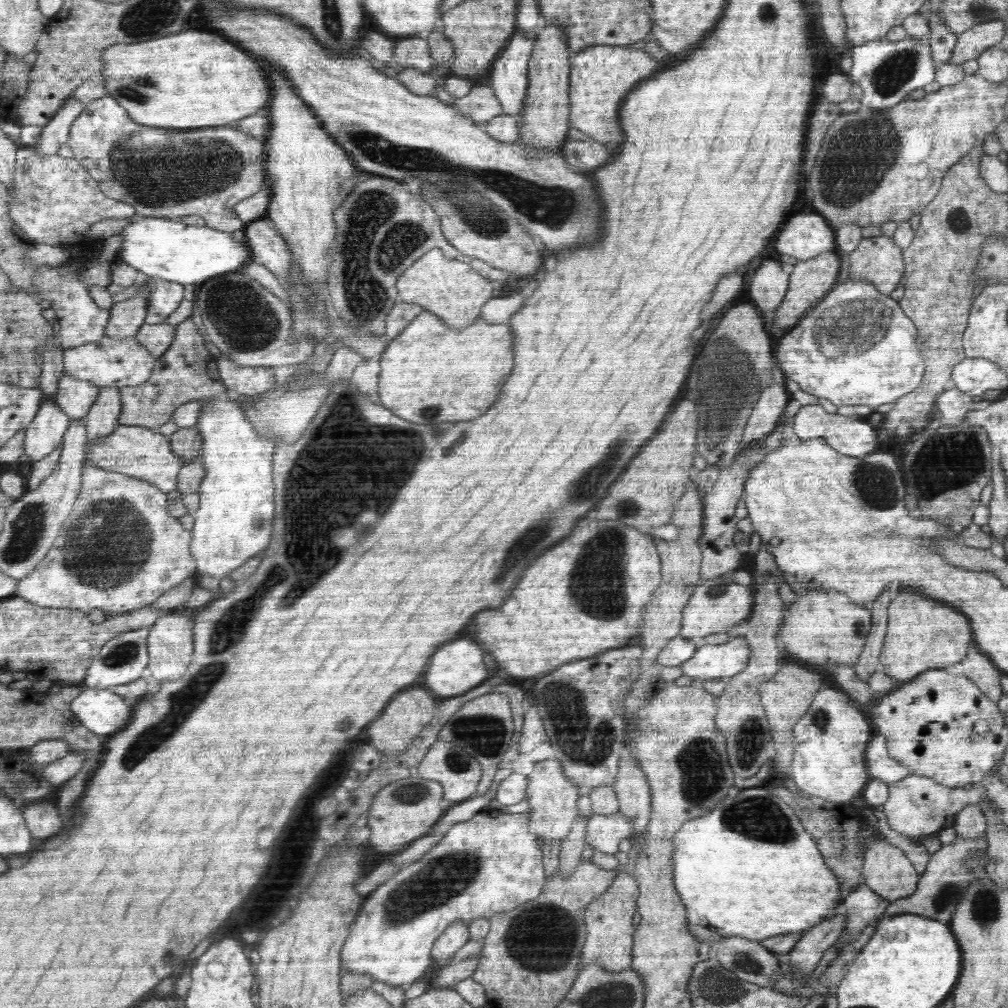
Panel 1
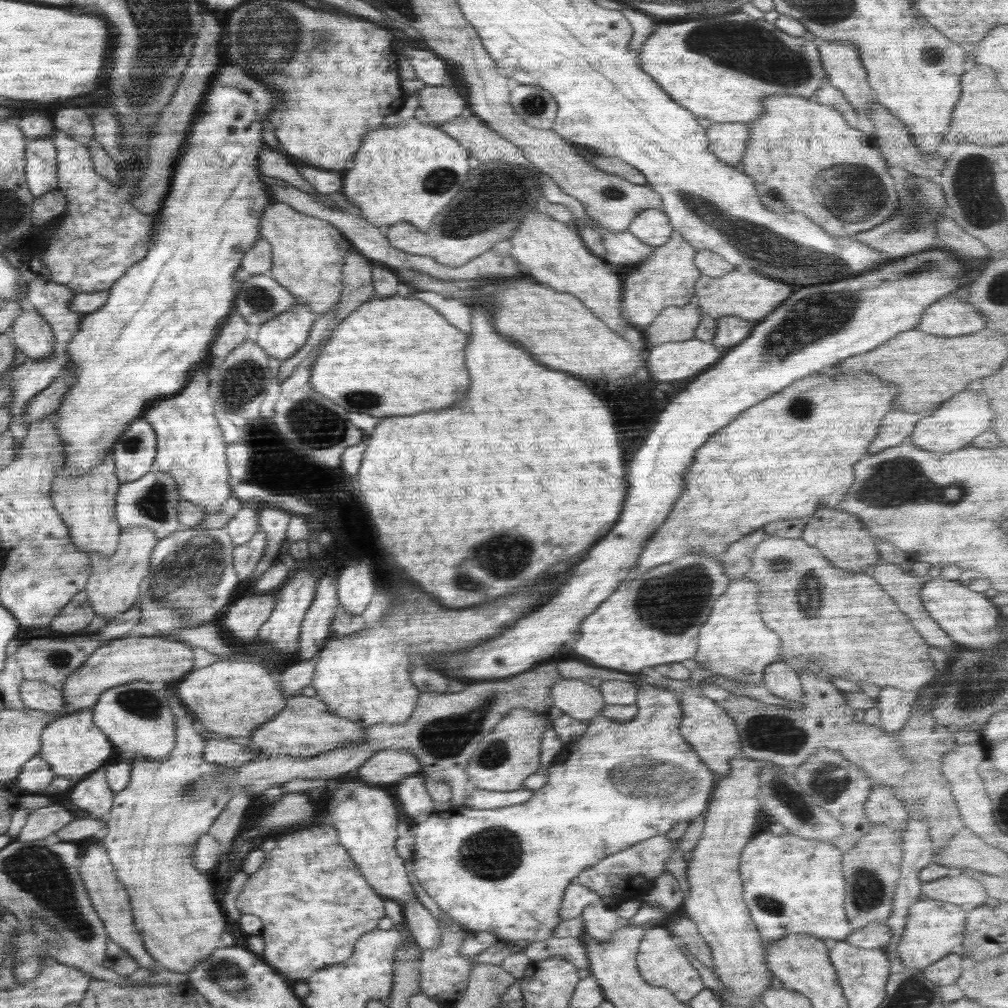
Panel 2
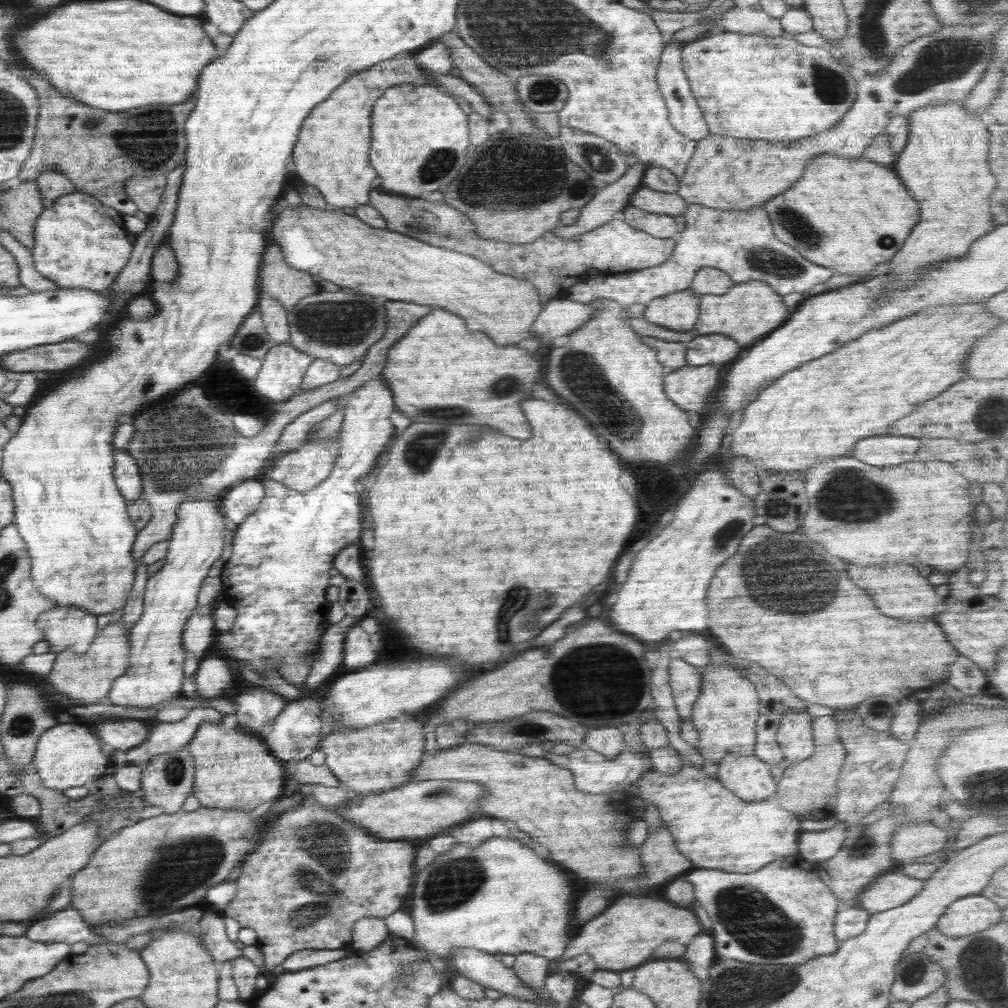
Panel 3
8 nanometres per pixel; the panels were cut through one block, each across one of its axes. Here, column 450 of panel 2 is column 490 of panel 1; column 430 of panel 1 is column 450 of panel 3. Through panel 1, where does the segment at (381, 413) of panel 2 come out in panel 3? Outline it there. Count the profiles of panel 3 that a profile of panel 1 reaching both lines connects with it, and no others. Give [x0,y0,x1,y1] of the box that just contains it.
[380,307,545,440]

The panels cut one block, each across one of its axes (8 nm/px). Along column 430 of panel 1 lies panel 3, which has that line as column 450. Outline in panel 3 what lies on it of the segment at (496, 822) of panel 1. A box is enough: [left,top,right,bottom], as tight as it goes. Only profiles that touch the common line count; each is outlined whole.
[402,837,574,982]

